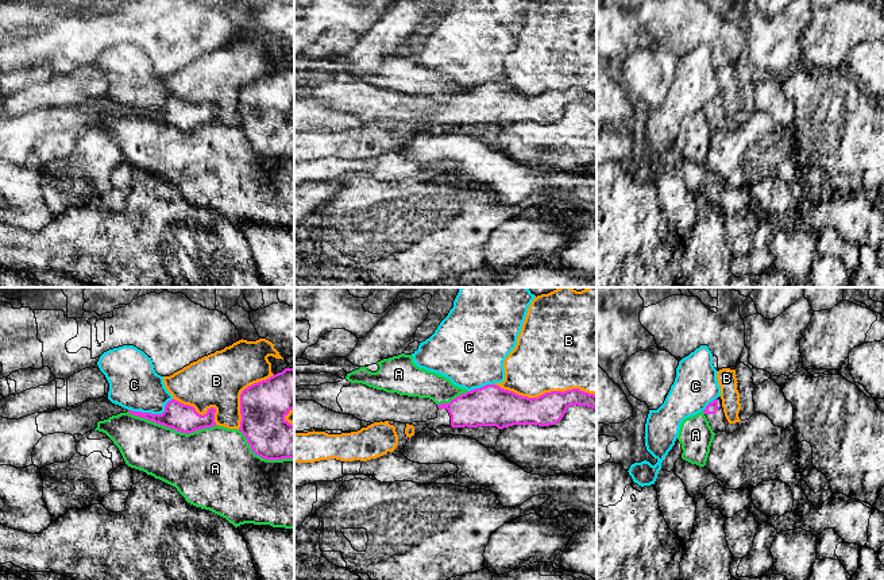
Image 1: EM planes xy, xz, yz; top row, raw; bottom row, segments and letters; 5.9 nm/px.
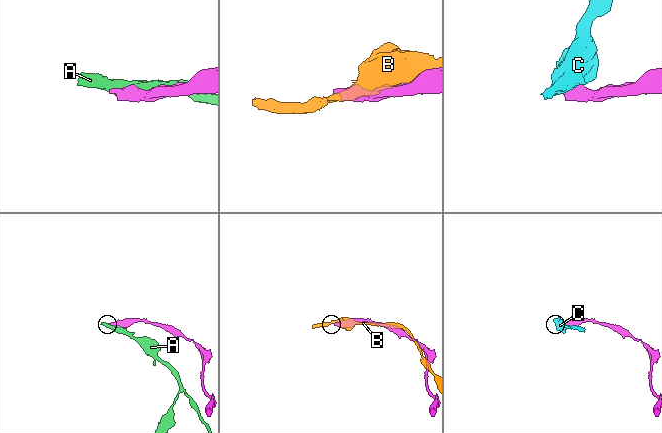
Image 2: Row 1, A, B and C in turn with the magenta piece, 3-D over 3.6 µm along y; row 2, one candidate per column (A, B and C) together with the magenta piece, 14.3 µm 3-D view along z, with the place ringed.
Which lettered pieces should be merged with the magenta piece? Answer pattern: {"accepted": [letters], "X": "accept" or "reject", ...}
{"accepted": [], "A": "reject", "B": "reject", "C": "reject"}

